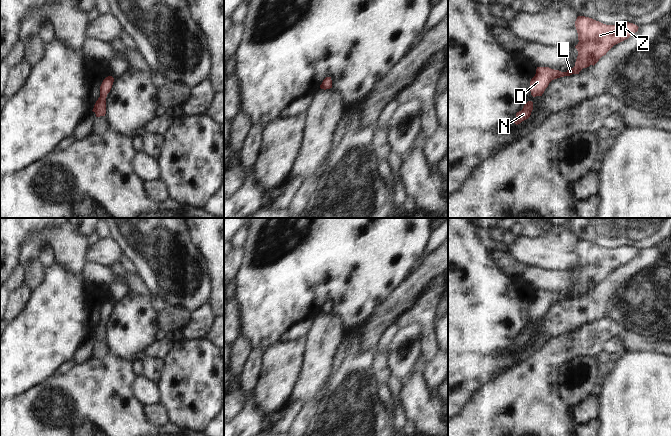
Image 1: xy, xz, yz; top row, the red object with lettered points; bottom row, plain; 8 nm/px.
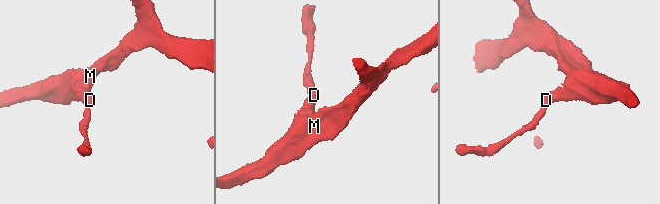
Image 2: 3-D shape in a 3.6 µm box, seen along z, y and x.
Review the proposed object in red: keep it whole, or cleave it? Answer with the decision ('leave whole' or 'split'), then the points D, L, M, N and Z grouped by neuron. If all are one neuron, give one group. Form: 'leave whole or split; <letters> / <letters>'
leave whole; D L M N Z

